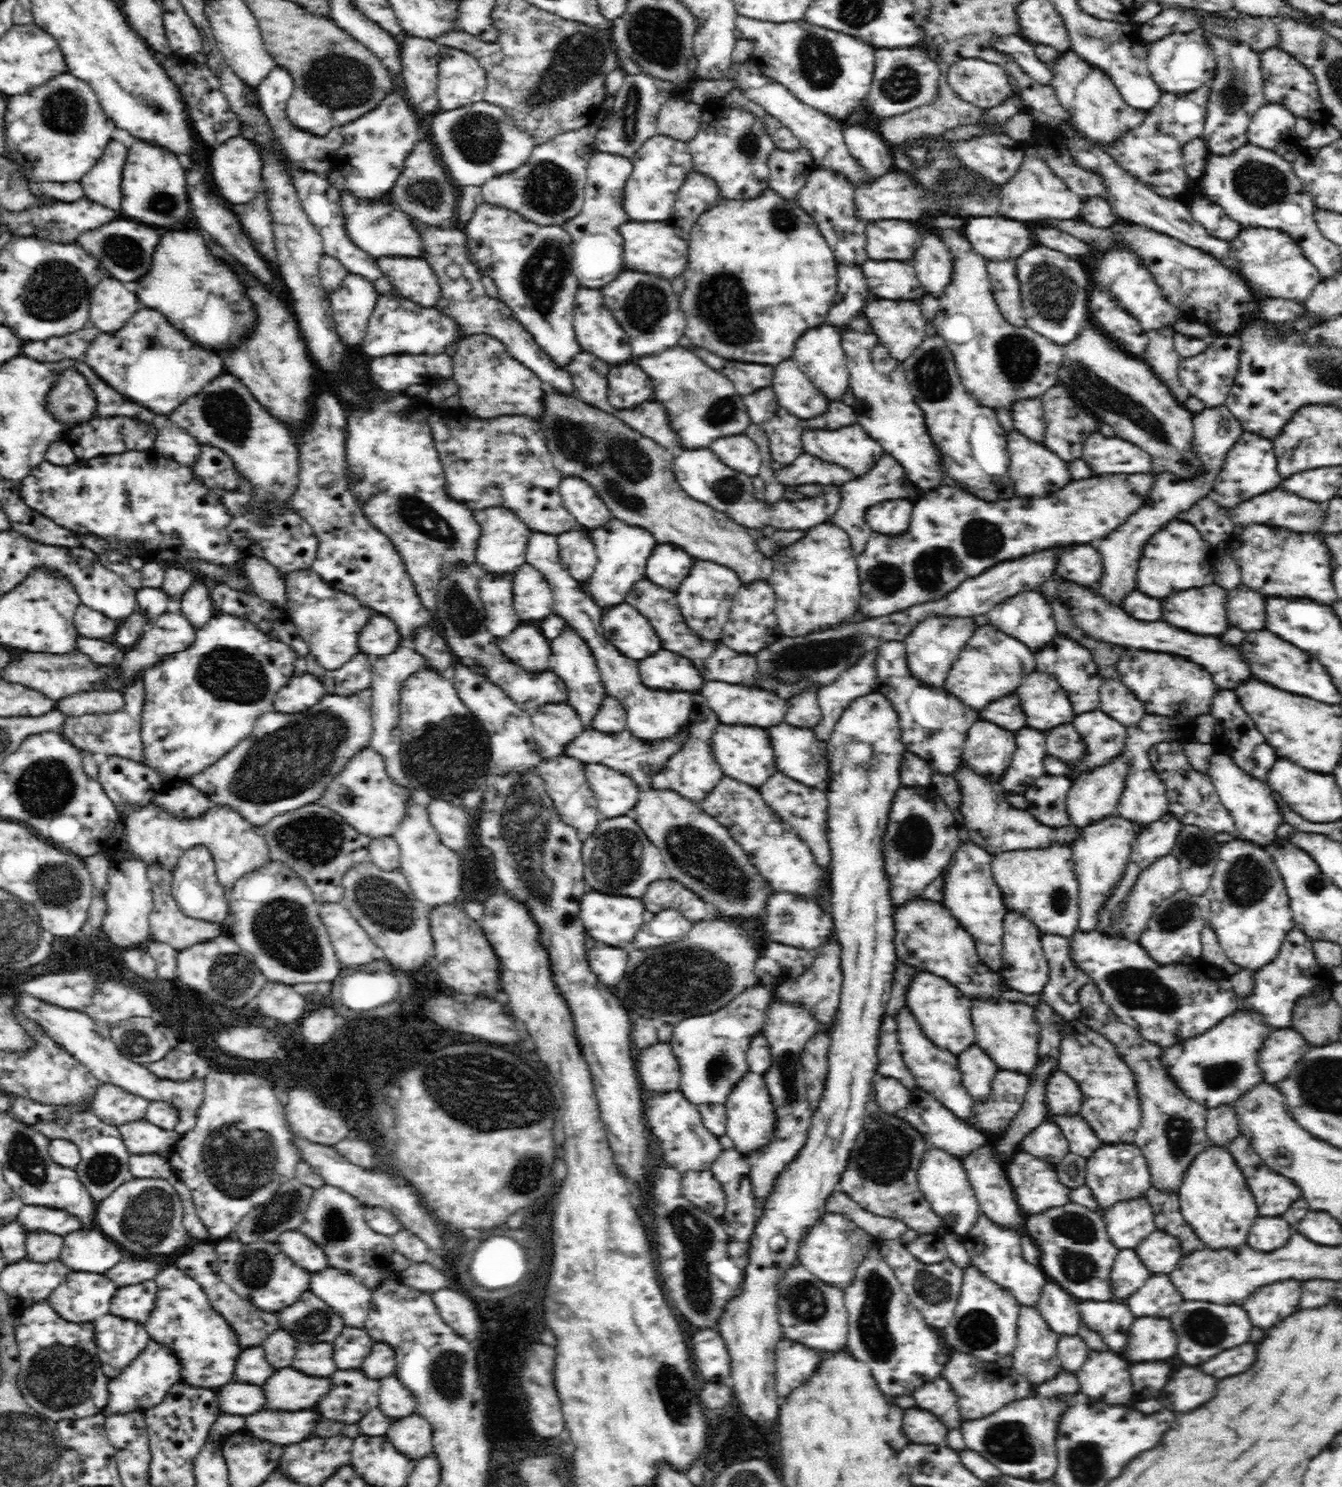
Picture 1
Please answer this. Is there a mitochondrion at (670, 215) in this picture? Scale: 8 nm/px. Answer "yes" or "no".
no

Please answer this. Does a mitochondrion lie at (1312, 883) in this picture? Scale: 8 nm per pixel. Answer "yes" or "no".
yes

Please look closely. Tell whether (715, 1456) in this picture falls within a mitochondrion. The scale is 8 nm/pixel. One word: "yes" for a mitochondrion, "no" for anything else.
no

